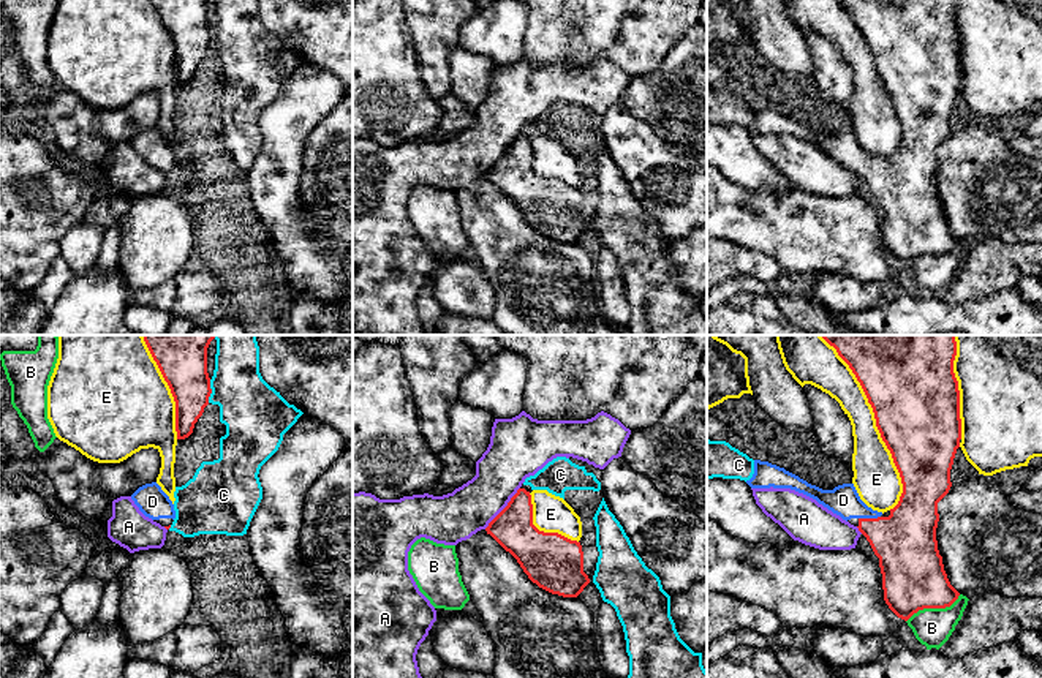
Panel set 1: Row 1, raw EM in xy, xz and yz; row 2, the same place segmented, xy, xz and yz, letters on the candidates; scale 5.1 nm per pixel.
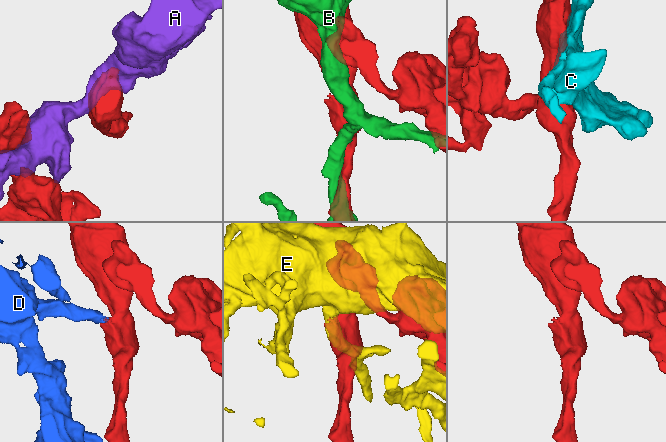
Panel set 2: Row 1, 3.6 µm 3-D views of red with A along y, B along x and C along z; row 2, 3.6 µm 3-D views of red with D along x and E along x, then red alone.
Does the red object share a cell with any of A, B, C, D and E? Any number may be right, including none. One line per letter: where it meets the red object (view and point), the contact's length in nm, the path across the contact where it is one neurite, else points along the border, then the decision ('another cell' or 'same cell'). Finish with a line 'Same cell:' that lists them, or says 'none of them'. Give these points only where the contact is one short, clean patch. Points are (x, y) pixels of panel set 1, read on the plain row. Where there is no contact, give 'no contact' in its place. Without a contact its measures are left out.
A: contact xz (505, 154); length 280 nm; another cell
B: contact yz (933, 253); length 320 nm; another cell
C: contact xy (211, 37); length 120 nm; another cell
D: contact yz (868, 165); length 110 nm; way yz (905, 188), (884, 180), (868, 165), (843, 146); same cell
E: contact yz (879, 78); length 850 nm; another cell
Same cell: D

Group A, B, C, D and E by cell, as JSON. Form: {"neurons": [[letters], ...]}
{"neurons": [["A"], ["B"], ["C"], ["D"], ["E"]]}

